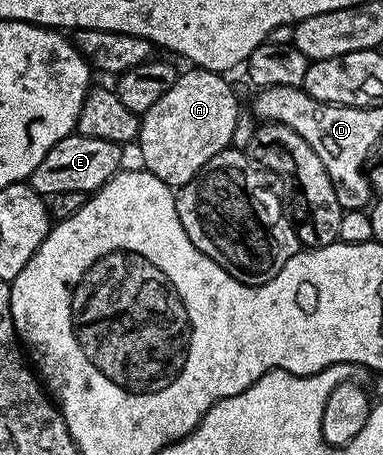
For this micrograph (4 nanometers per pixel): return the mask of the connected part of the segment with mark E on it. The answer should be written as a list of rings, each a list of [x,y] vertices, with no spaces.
[[[74,132],[68,138],[59,140],[59,144],[55,144],[55,148],[39,160],[35,172],[27,179],[28,185],[42,196],[63,192],[96,192],[122,169],[121,150],[122,147],[116,142],[88,138]]]

